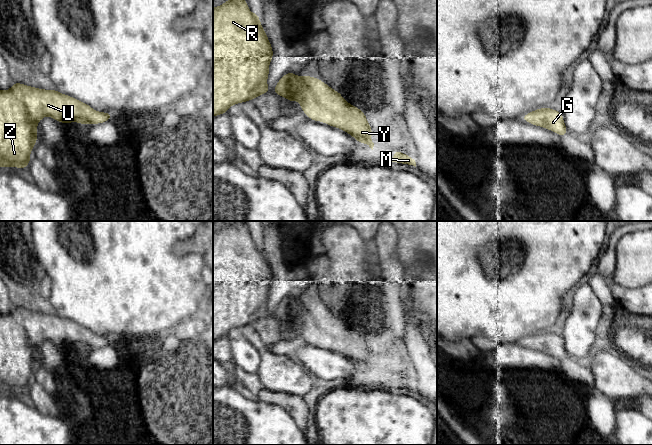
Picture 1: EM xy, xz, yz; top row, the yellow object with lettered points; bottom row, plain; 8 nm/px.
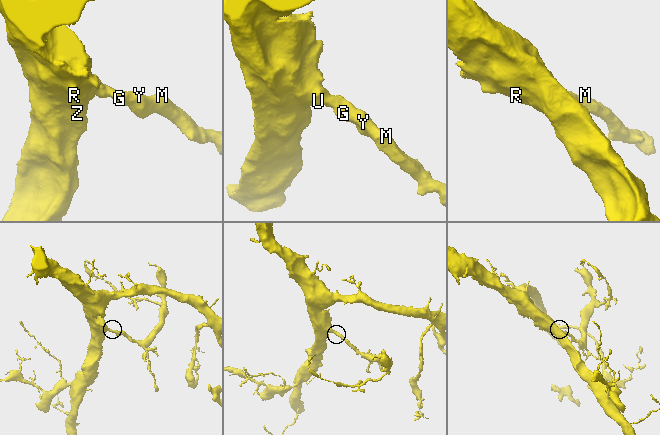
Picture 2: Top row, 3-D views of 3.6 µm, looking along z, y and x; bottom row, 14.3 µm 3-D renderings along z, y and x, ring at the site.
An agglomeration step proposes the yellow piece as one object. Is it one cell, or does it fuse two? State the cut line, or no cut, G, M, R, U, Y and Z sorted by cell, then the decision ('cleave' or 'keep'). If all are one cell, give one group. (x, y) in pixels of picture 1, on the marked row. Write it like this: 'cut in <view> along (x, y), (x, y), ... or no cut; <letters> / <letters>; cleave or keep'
no cut; G M R U Y Z; keep

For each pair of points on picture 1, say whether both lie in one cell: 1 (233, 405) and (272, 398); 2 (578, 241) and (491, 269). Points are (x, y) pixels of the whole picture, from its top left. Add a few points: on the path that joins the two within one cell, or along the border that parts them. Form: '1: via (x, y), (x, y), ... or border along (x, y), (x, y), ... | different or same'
1: border along (258, 399), (281, 406) | different
2: via (556, 241), (519, 241), (513, 247) | same

